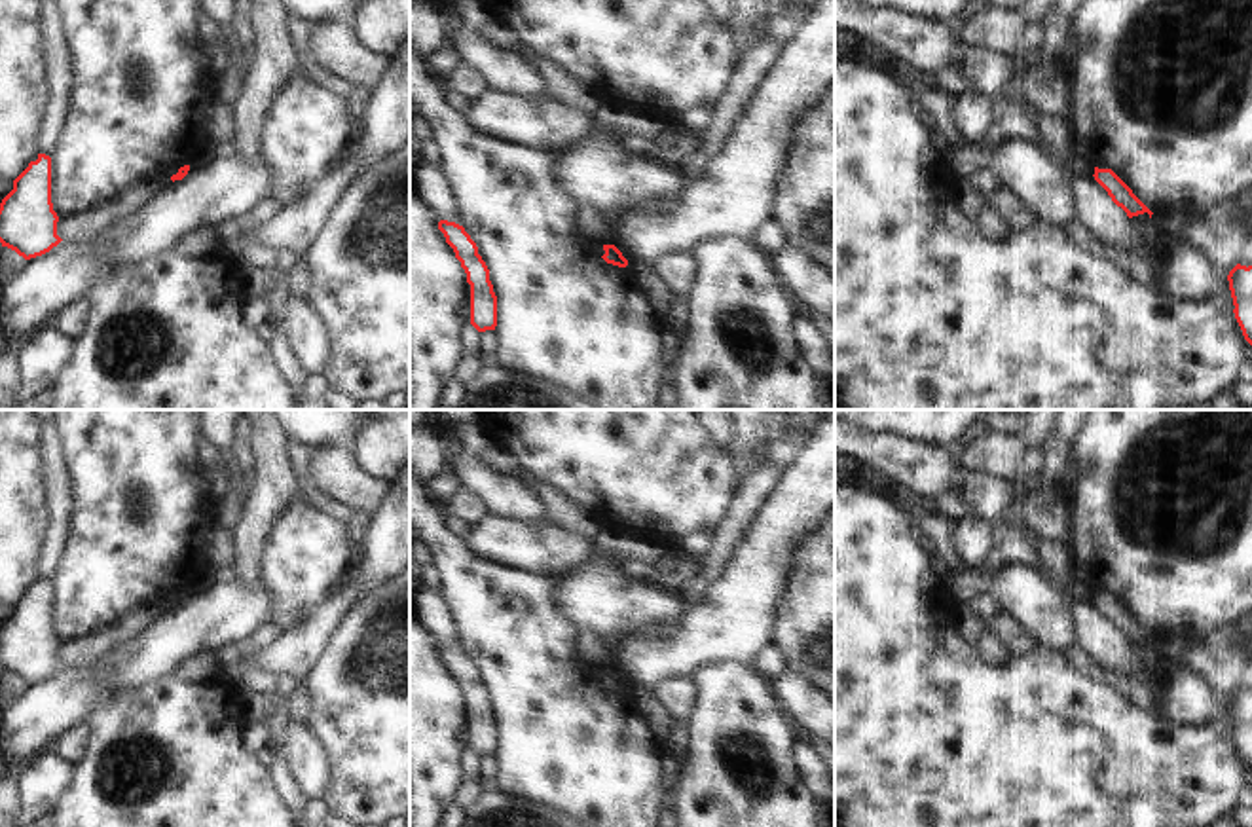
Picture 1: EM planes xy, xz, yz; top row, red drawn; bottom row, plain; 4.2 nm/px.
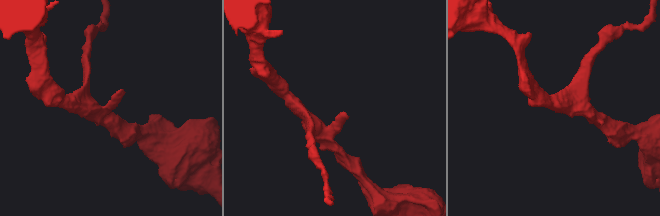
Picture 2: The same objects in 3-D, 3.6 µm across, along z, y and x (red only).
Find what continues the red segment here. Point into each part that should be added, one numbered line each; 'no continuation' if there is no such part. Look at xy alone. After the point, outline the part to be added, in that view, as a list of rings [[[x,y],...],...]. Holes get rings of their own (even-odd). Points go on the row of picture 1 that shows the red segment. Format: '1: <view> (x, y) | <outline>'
no continuation

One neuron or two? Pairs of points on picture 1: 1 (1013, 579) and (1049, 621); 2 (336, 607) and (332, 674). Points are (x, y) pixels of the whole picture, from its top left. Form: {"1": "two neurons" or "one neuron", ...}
{"1": "one neuron", "2": "two neurons"}

